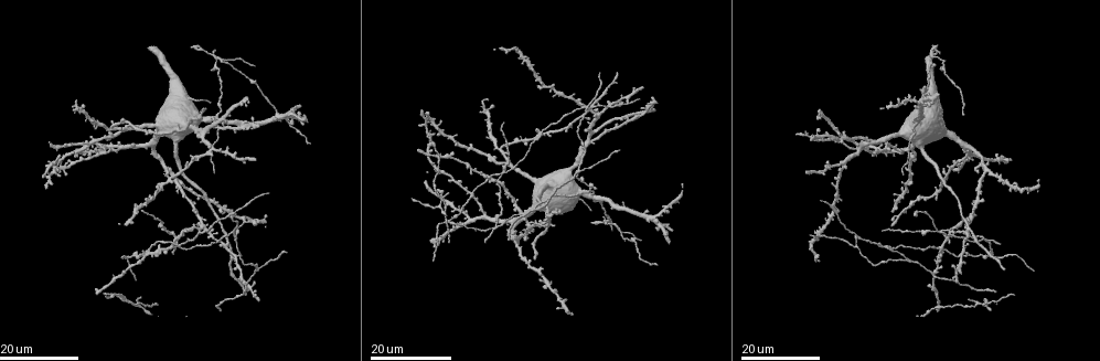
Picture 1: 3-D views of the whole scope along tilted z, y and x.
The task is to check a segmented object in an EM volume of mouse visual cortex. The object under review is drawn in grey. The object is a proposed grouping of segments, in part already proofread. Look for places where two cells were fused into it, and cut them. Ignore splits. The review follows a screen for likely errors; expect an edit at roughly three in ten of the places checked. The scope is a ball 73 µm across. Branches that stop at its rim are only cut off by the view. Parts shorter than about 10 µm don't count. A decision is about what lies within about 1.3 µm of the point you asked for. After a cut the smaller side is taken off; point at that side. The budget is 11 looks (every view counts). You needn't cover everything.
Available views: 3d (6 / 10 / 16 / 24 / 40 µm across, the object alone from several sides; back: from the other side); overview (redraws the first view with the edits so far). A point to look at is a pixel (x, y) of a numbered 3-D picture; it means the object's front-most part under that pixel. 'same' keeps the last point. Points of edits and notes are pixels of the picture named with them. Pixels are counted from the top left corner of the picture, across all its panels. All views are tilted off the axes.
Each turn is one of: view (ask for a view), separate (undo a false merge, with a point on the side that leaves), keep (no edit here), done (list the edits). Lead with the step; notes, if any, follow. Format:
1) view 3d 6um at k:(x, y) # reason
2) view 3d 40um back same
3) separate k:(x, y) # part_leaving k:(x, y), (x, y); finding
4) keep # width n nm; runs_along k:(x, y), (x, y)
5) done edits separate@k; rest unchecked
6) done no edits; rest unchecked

view 3d 16um at 1:(204, 133)

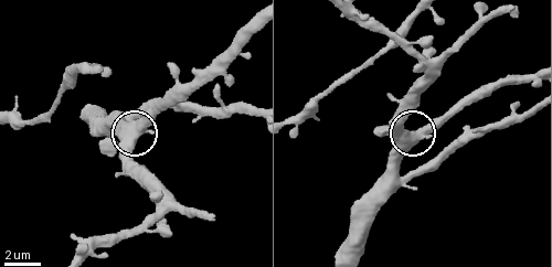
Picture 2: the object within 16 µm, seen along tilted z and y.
view 3d 10um at 2:(405, 135)

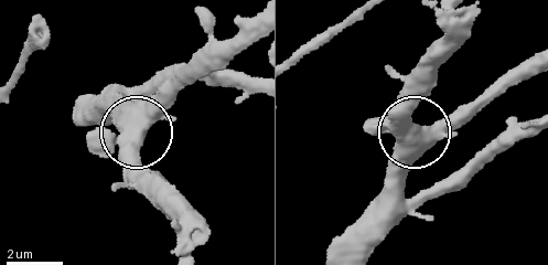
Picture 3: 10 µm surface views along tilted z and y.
keep # one cell here

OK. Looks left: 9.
view 3d 24um at 1:(155, 244)

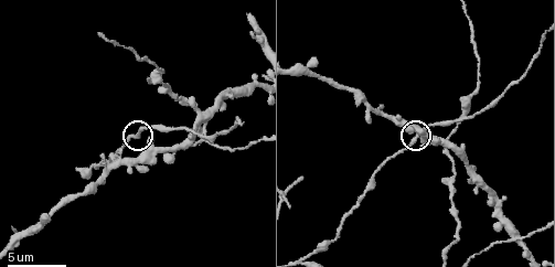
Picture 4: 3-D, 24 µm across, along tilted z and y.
view 3d 6um at 4:(140, 134)

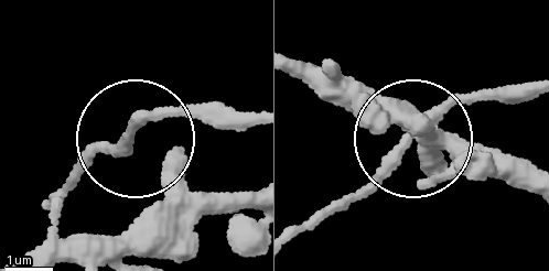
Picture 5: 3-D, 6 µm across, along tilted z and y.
keep # side_arm 52 um; runs_along 5:(247, 192), (196, 187), (136, 132), (149, 116), (213, 106); continuous, no second cell

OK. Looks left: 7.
view 3d 24um at 1:(842, 164) # thin arm on a thick one

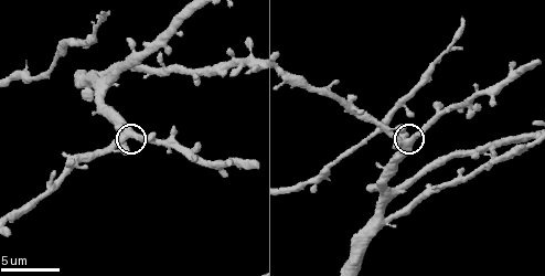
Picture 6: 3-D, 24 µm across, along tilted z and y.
view 3d 6um at 6:(127, 136)

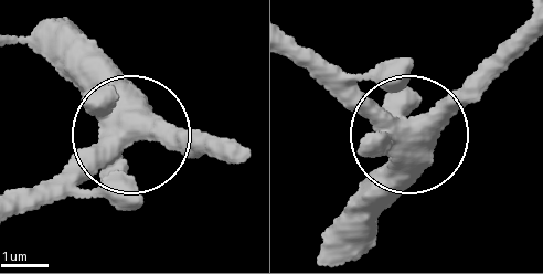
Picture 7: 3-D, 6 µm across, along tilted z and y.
keep # width 460 nm; runs_along 7:(345, 246), (411, 143), (490, 75); all the same cell

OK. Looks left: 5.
view 3d 24um at 1:(482, 216) # branch point

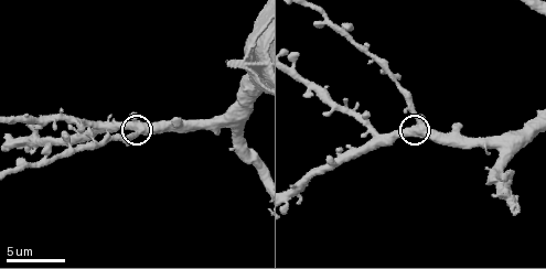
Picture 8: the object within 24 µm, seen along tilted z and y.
view 3d 6um at 8:(417, 123)

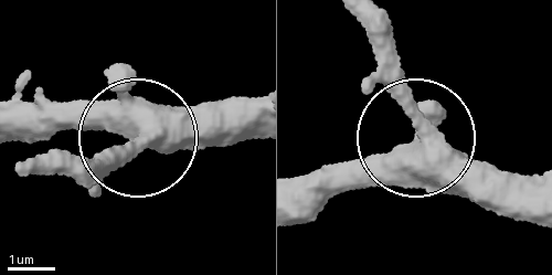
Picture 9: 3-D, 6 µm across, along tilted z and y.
keep # arms 3; all the same cell

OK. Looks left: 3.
view 3d 24um at 1:(131, 258) # three arms meet

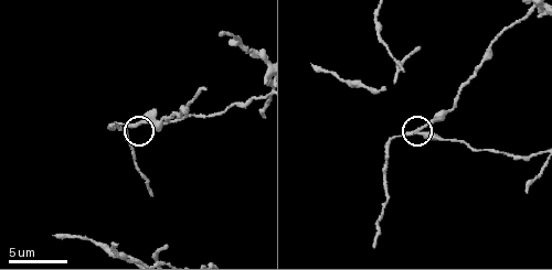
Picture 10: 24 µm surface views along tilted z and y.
view 3d 6um at 10:(419, 131) # zoom in

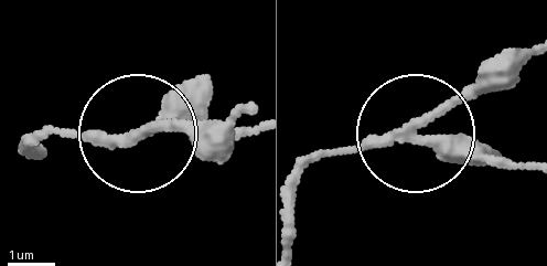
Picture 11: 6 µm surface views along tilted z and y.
separate 11:(464, 149) # side_arm 16 um; arms 3; two cells meet here

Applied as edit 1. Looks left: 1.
done edits separate@11; rest unchecked

